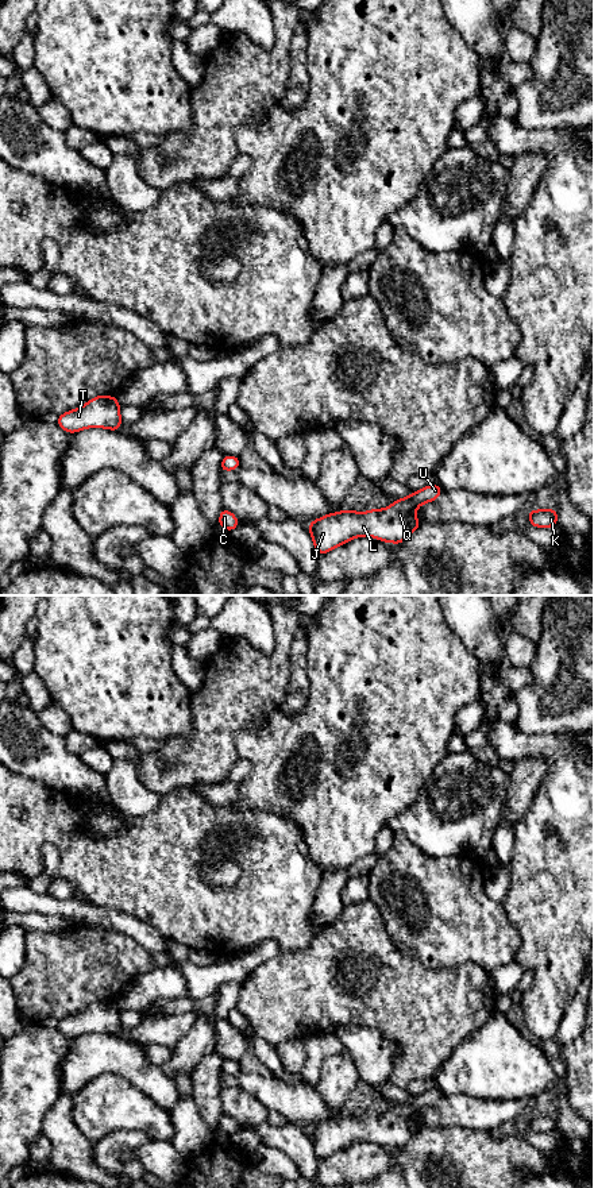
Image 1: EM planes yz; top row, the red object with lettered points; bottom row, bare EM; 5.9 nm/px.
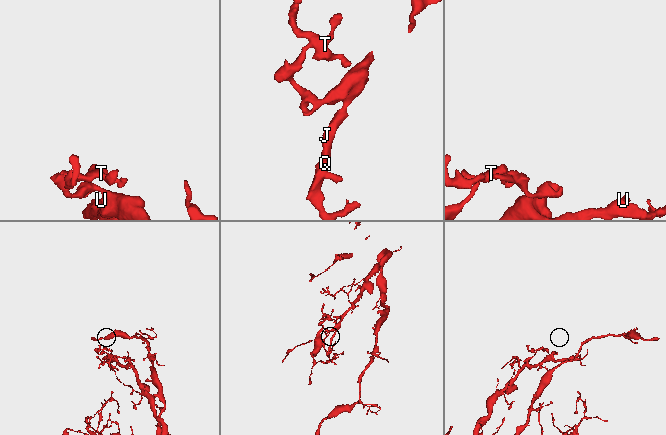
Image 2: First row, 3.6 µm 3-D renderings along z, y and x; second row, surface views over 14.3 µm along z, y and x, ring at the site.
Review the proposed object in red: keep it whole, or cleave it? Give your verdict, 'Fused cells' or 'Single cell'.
Single cell

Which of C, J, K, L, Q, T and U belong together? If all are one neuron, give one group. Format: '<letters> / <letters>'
C J K L Q T U

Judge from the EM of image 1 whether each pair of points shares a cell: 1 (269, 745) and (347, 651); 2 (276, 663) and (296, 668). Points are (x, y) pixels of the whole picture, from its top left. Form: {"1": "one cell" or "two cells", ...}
{"1": "one cell", "2": "two cells"}

